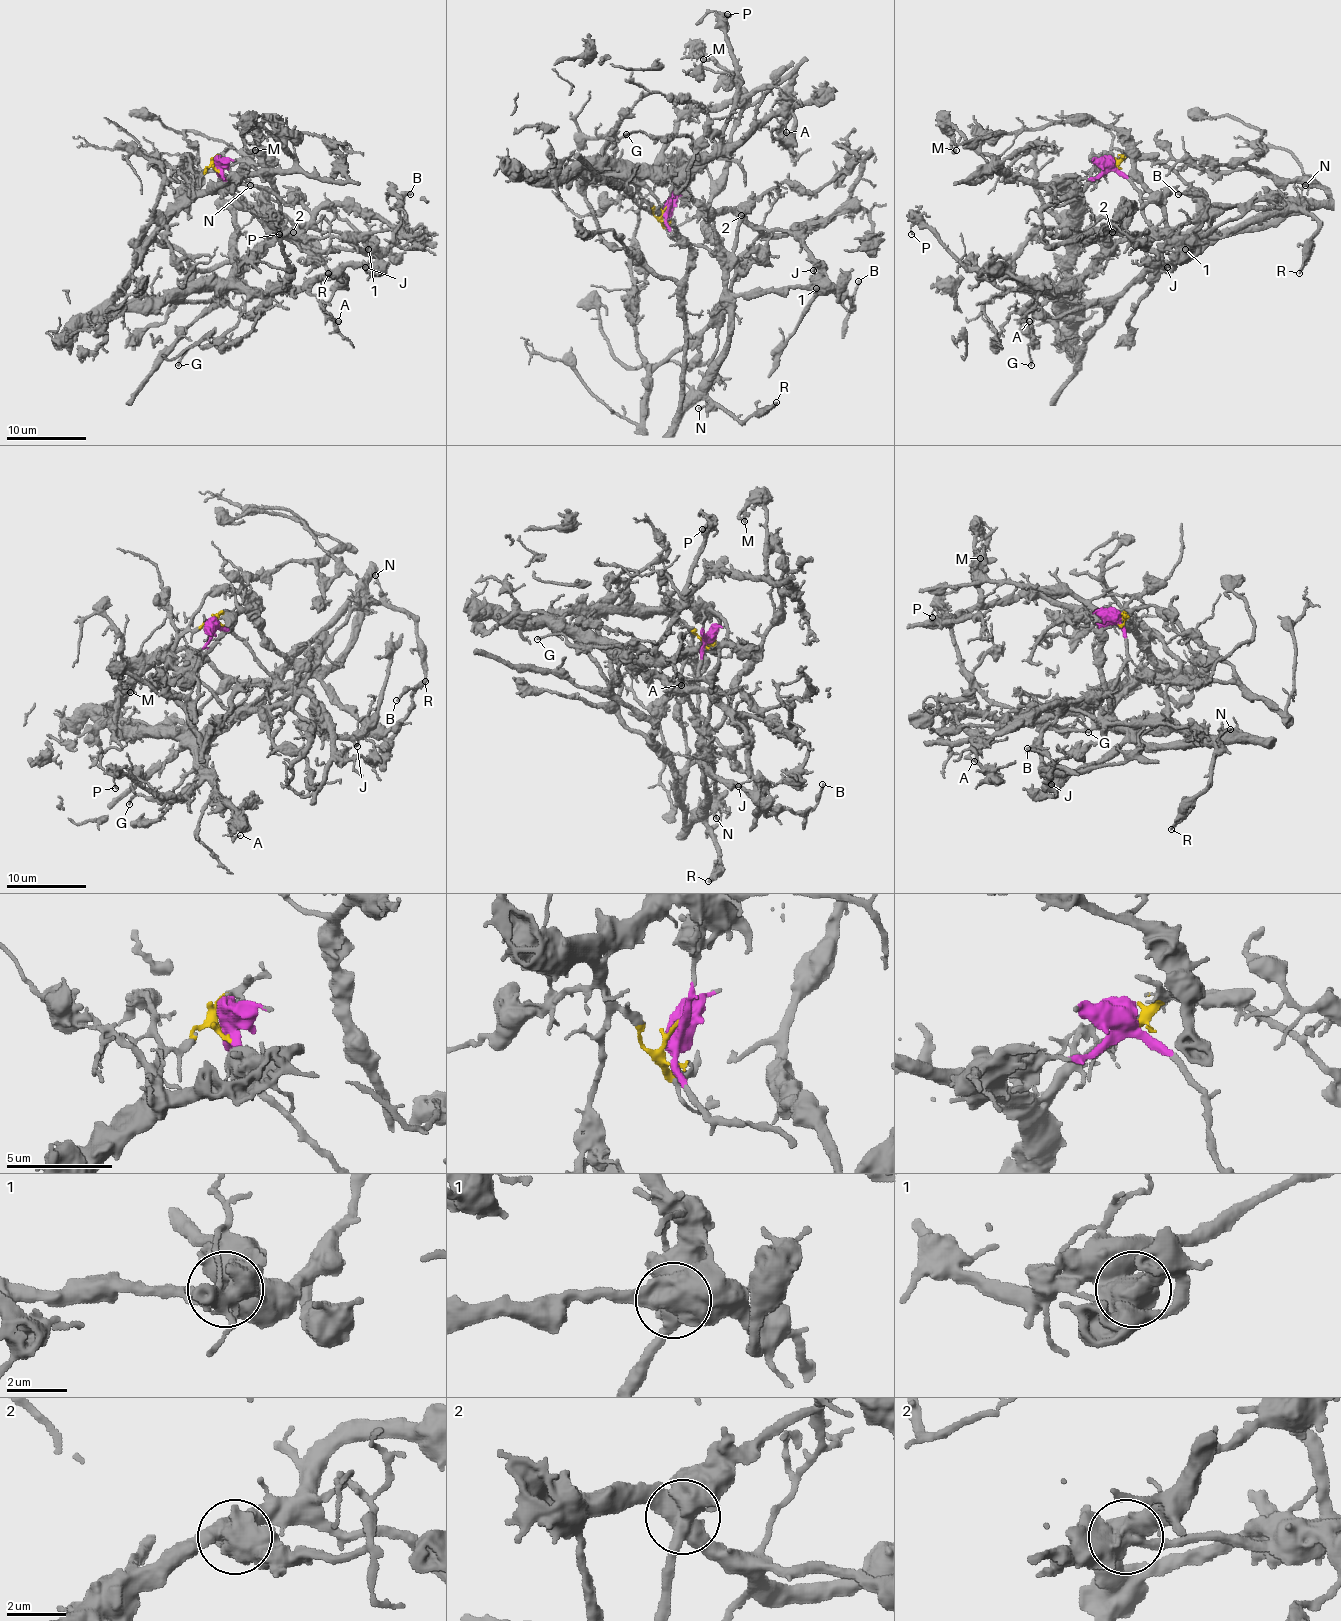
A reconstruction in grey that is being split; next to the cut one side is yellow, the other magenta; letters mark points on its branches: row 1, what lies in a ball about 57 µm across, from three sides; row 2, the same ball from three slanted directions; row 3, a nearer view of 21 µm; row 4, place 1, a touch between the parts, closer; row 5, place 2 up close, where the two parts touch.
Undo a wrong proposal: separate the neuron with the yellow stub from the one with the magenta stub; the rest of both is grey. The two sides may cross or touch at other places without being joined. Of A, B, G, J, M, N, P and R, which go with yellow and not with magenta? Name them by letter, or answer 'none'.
A, G, J, M, P

